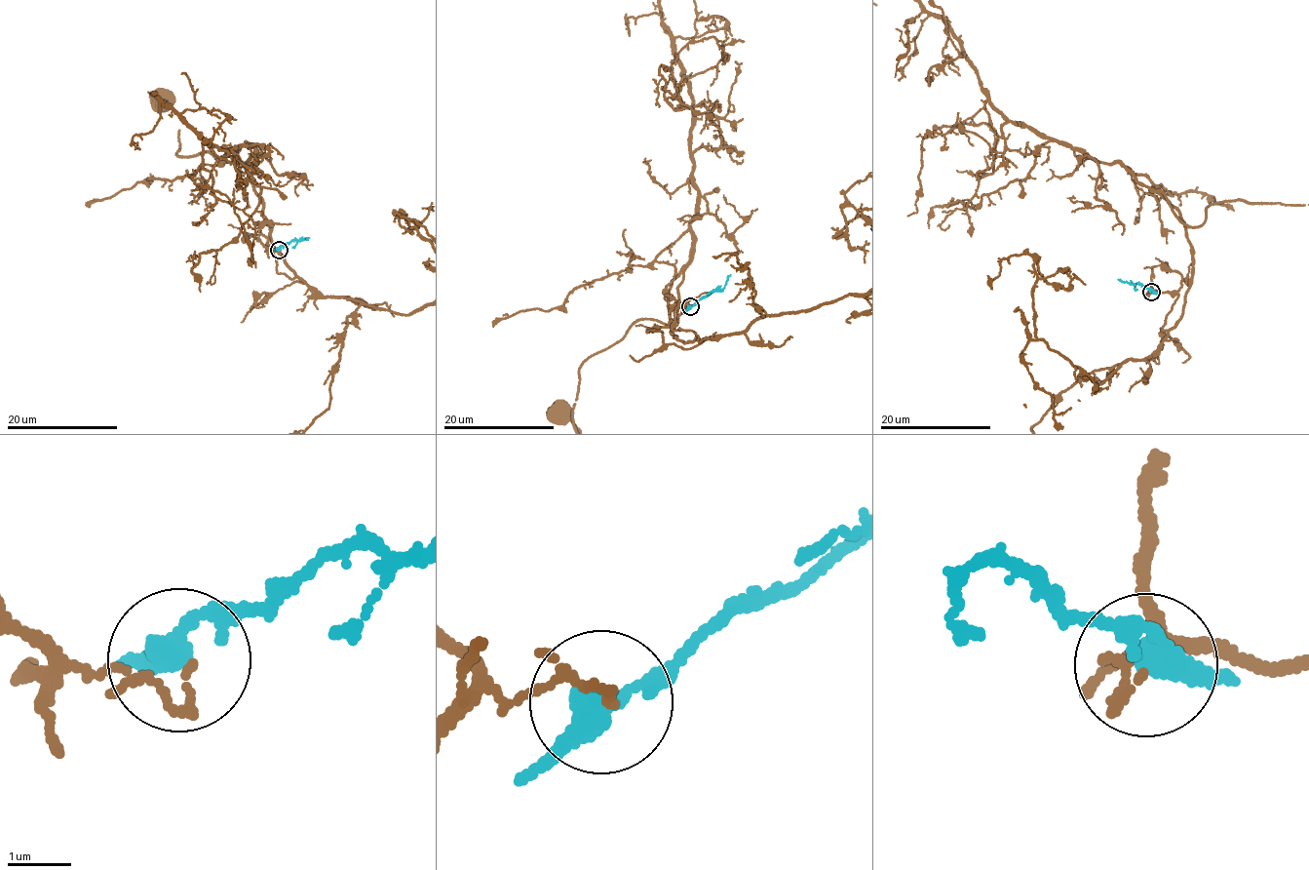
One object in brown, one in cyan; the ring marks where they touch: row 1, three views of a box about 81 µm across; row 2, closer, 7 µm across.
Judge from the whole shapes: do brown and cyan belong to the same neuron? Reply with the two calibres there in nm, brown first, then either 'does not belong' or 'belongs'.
130 nm thick on the brown side, 340 nm on the other; does not belong

